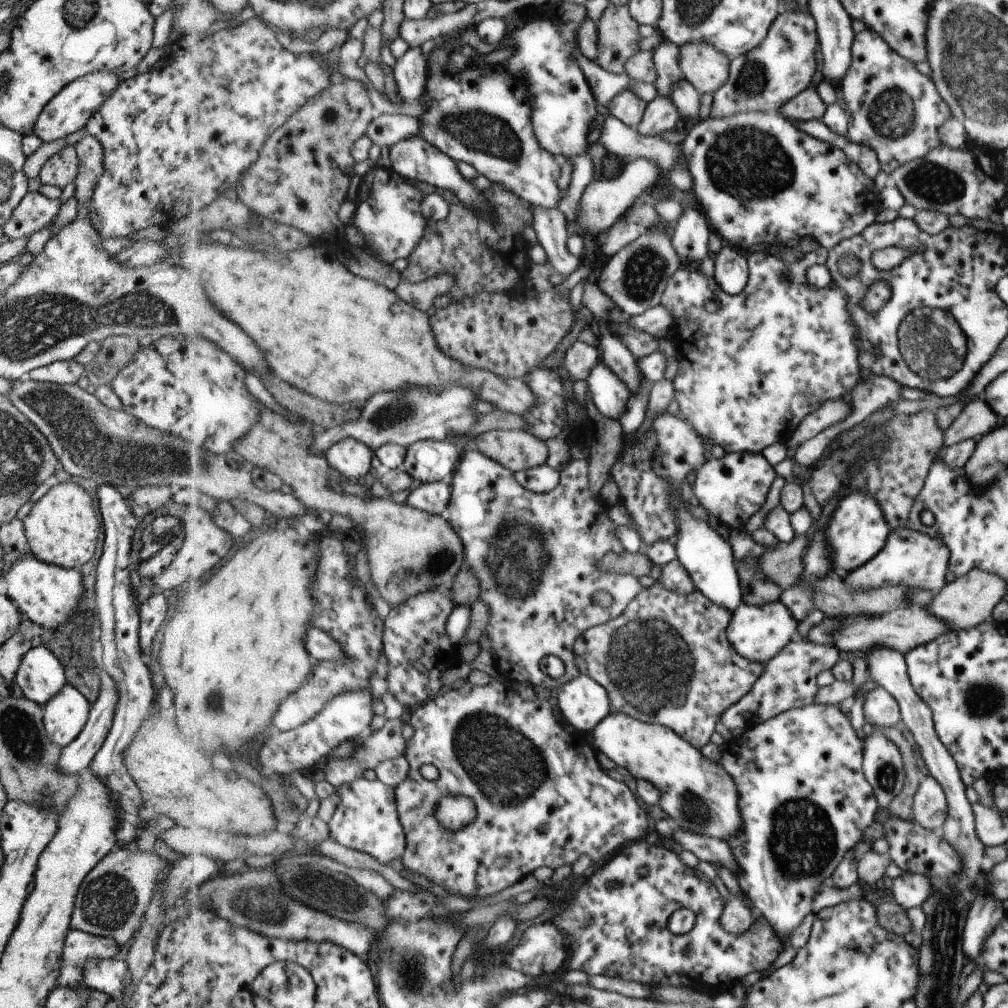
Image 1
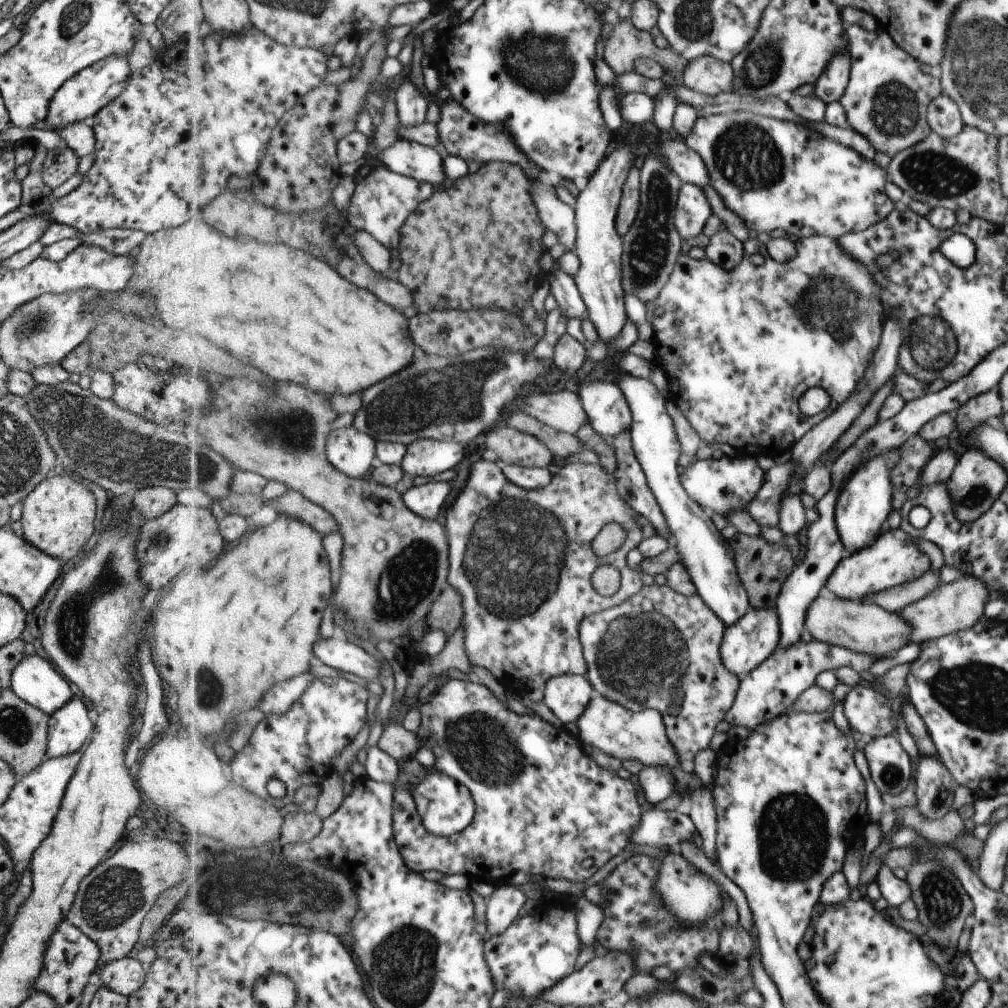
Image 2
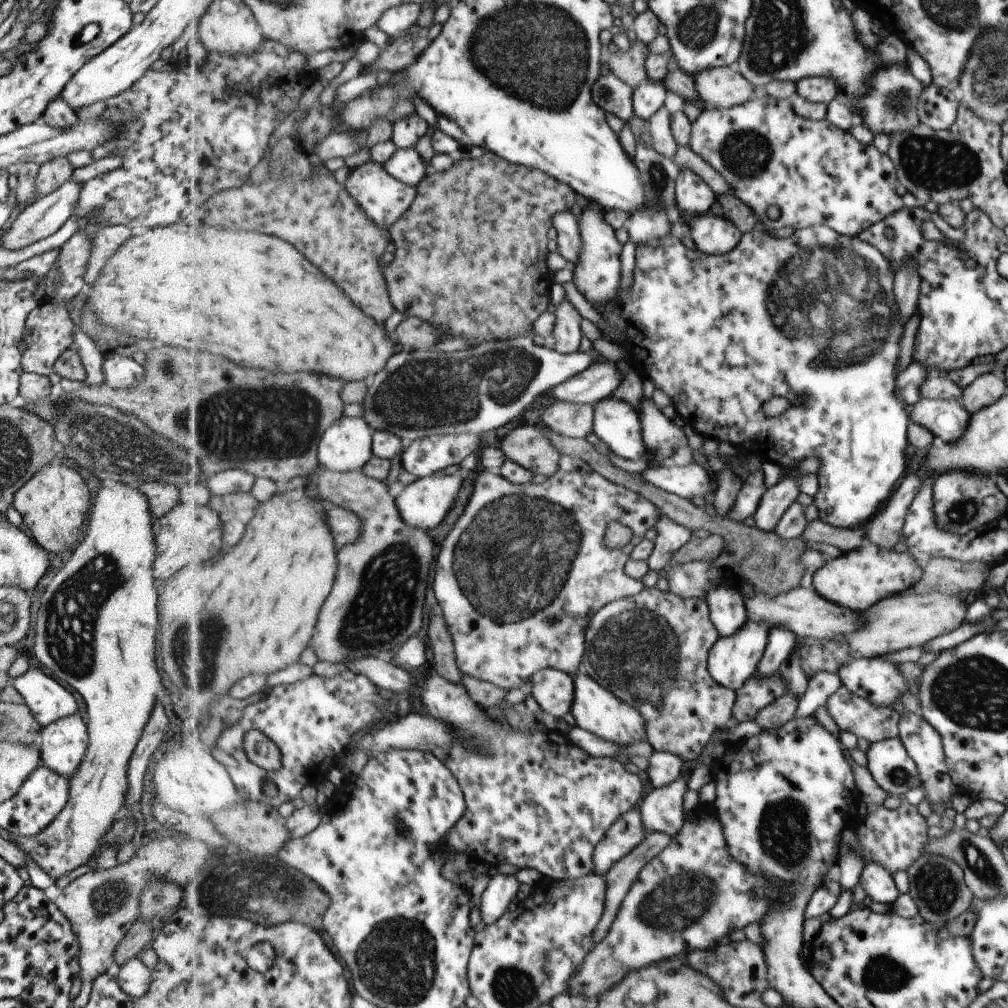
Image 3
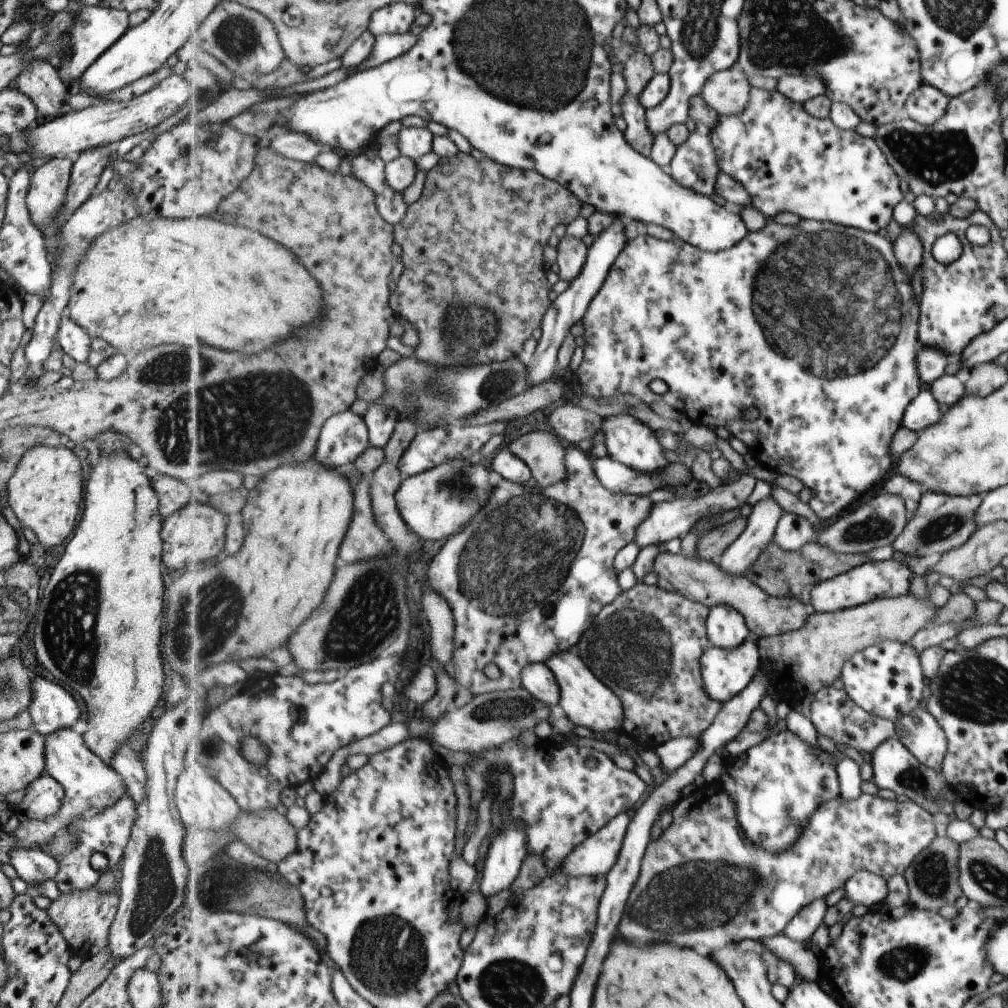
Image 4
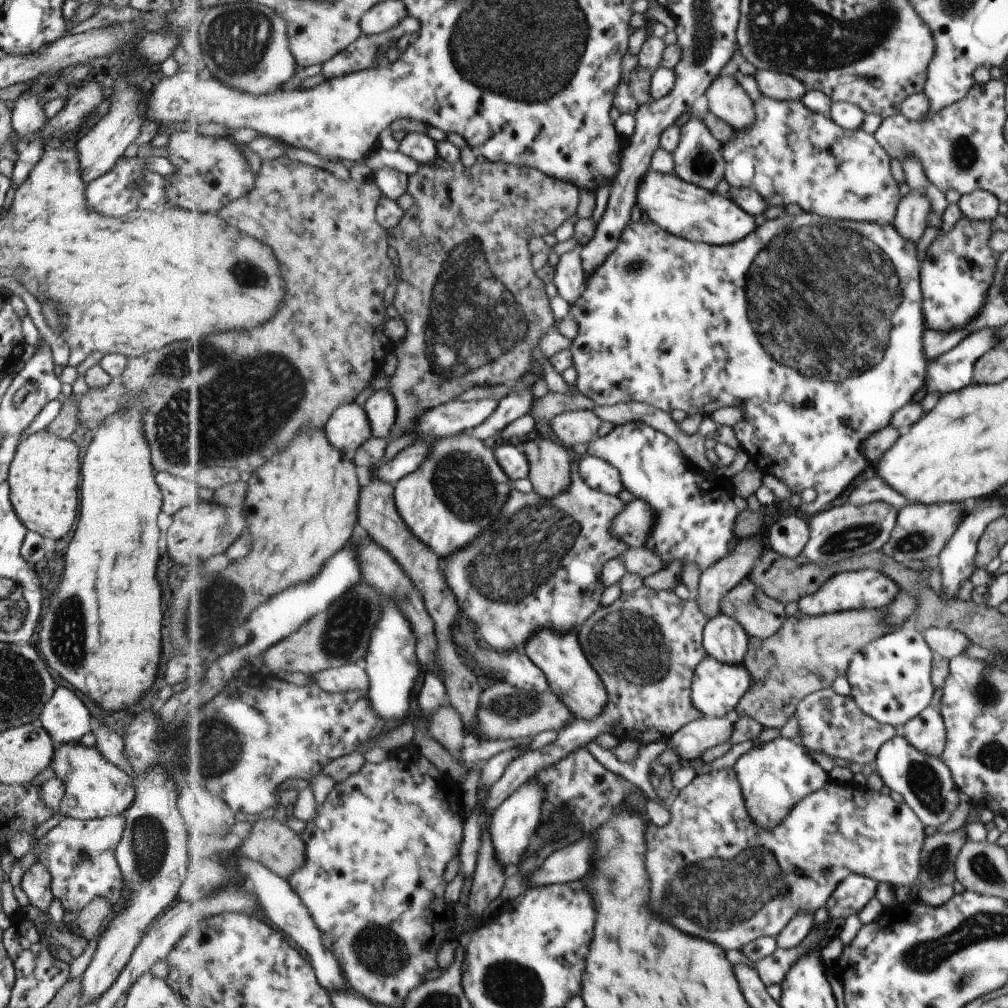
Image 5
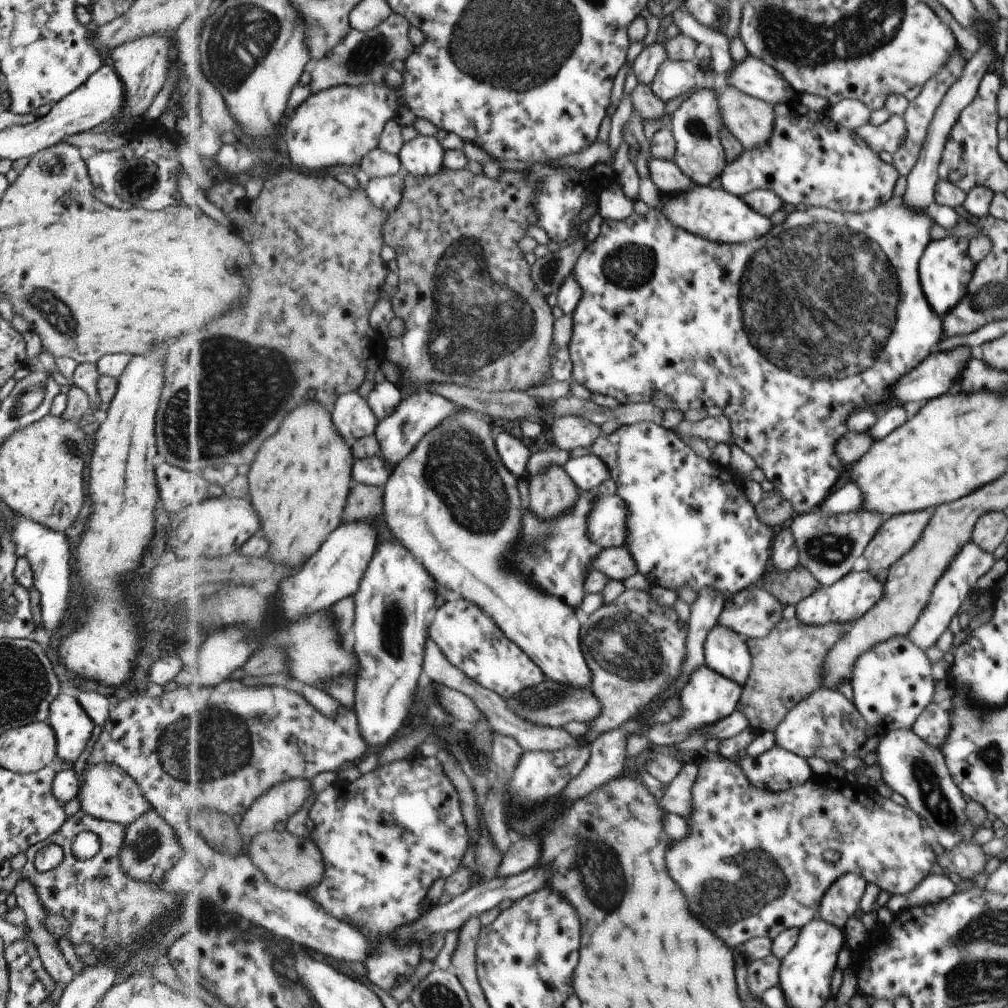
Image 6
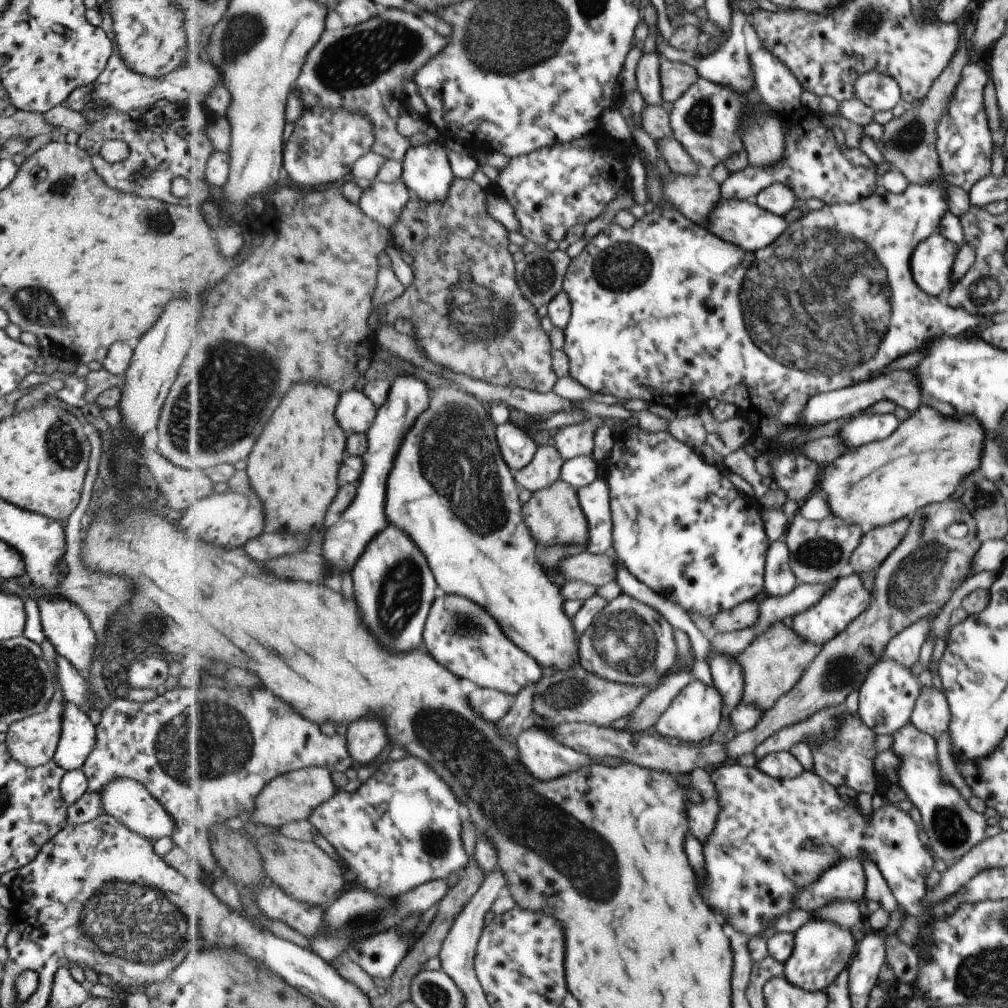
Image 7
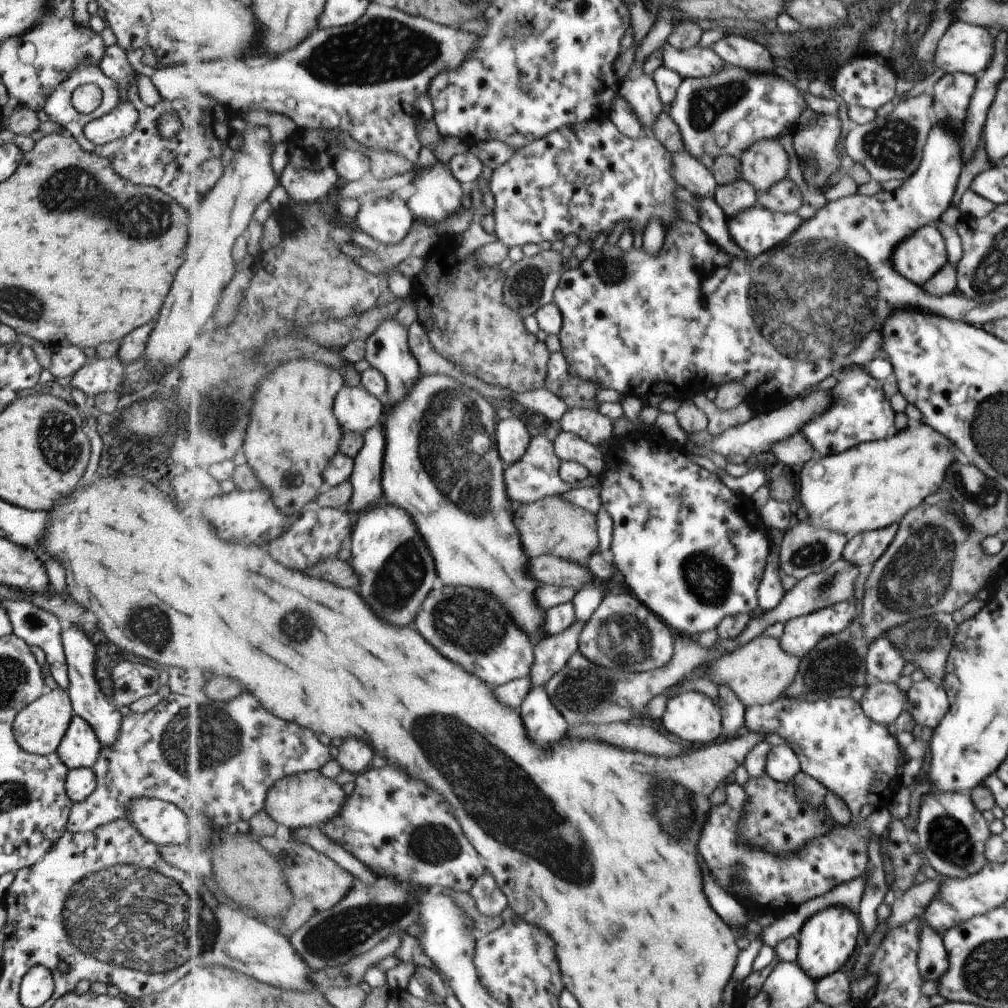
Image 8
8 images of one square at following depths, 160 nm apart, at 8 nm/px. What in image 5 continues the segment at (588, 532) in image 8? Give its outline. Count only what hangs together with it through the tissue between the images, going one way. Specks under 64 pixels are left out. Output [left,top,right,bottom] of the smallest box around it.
[521,437,573,497]

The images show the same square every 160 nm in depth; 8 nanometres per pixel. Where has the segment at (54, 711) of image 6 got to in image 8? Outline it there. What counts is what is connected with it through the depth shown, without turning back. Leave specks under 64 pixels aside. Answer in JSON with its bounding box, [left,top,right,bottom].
[56,714,100,769]

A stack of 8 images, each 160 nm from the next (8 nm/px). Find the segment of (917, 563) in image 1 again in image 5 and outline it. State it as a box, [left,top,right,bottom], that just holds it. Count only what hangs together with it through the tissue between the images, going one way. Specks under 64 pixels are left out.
[798,502,964,616]

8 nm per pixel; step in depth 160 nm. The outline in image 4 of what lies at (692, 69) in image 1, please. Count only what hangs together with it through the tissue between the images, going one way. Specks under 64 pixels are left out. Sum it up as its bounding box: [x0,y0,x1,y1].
[701,68,752,115]

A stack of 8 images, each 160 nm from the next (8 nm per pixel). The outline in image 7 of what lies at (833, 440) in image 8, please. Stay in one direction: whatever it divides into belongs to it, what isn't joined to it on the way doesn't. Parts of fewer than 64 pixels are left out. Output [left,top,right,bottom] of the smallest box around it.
[837,413,895,450]

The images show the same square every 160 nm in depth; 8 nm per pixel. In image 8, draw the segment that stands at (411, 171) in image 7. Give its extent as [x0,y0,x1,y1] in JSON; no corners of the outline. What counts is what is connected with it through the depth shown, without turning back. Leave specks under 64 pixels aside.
[407,160,466,225]

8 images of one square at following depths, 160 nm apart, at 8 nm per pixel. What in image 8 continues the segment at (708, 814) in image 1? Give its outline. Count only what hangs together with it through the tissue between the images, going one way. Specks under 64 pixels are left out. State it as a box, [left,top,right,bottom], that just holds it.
[382,375,549,644]

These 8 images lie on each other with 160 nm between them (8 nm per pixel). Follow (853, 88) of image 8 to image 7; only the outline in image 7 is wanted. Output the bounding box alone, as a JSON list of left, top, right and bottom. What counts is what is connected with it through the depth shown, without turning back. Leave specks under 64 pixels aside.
[854,71,901,111]

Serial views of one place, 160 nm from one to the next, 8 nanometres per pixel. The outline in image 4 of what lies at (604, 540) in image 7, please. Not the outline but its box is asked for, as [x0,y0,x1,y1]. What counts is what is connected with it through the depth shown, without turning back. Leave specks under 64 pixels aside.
[634,474,758,548]

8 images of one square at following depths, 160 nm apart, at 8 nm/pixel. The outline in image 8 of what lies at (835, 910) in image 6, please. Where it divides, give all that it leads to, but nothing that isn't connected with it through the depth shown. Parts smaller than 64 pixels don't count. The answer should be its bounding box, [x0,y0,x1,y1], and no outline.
[698,781,892,918]

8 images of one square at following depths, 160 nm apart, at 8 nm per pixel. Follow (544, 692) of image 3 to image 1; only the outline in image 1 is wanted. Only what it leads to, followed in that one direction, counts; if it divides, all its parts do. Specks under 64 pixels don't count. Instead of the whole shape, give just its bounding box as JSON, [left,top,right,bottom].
[555,674,612,735]

